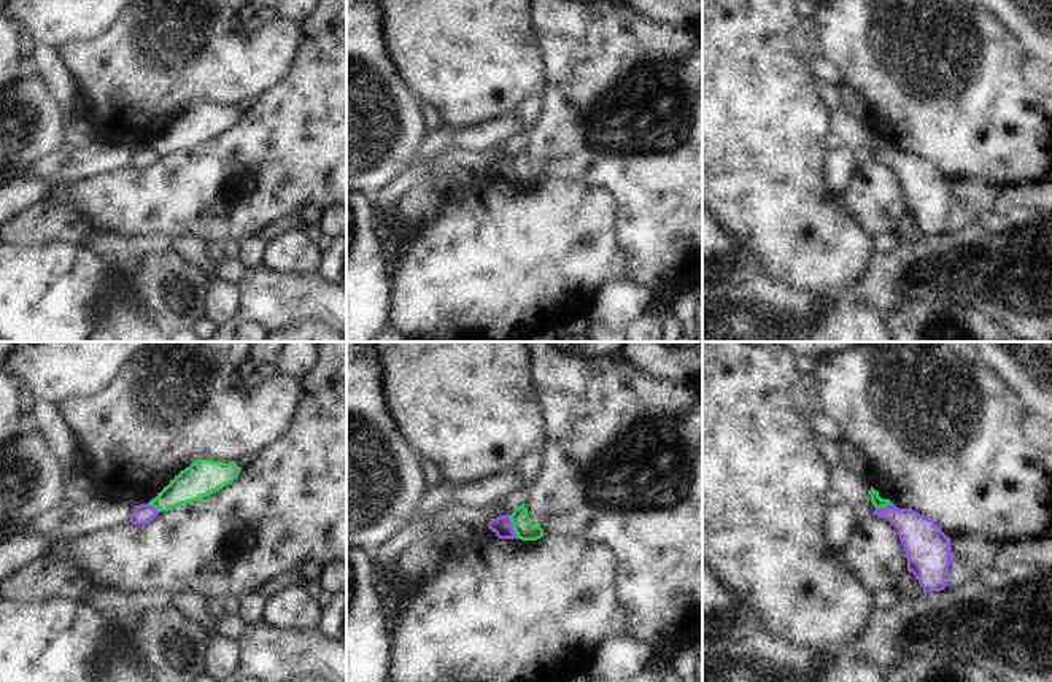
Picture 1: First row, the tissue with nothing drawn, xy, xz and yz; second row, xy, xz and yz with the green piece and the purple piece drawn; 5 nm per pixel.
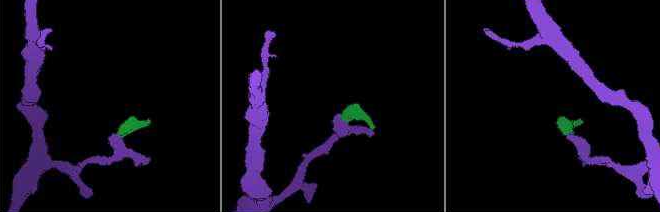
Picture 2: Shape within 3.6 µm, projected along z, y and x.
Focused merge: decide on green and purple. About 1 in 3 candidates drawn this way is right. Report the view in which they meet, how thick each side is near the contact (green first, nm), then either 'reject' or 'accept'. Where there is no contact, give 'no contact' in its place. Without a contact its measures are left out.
meets green in xz; 100 nm thick on the green side, 100 nm on the other; reject

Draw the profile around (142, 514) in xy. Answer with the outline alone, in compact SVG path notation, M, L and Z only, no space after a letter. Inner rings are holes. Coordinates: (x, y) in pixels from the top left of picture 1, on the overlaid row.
M149 504L135 506L135 509L133 509L132 515L130 515L130 523L132 525L146 525L157 513L159 512L156 510L156 507L153 507Z

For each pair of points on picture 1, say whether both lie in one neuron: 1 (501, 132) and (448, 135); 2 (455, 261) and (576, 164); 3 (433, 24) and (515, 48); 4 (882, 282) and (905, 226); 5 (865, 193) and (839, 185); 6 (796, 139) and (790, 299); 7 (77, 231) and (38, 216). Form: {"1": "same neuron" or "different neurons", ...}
{"1": "same neuron", "2": "different neurons", "3": "same neuron", "4": "different neurons", "5": "different neurons", "6": "different neurons", "7": "same neuron"}

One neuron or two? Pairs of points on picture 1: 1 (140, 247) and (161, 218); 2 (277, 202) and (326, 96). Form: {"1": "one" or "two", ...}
{"1": "two", "2": "one"}

